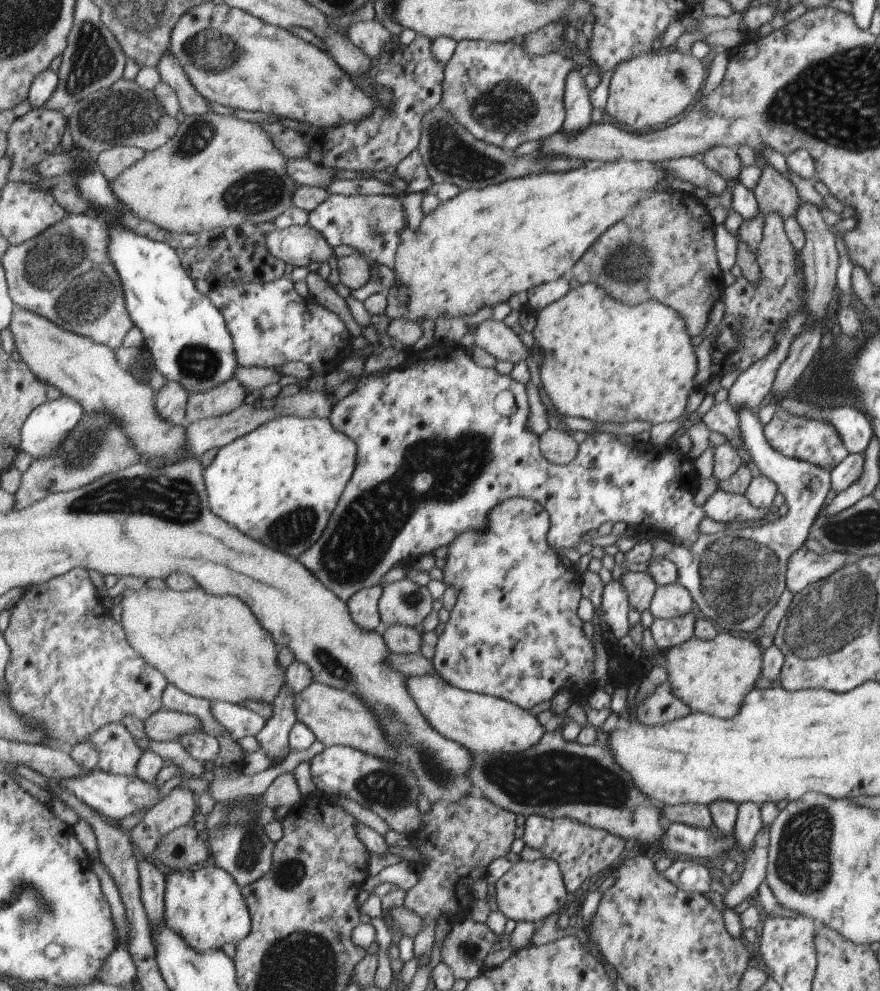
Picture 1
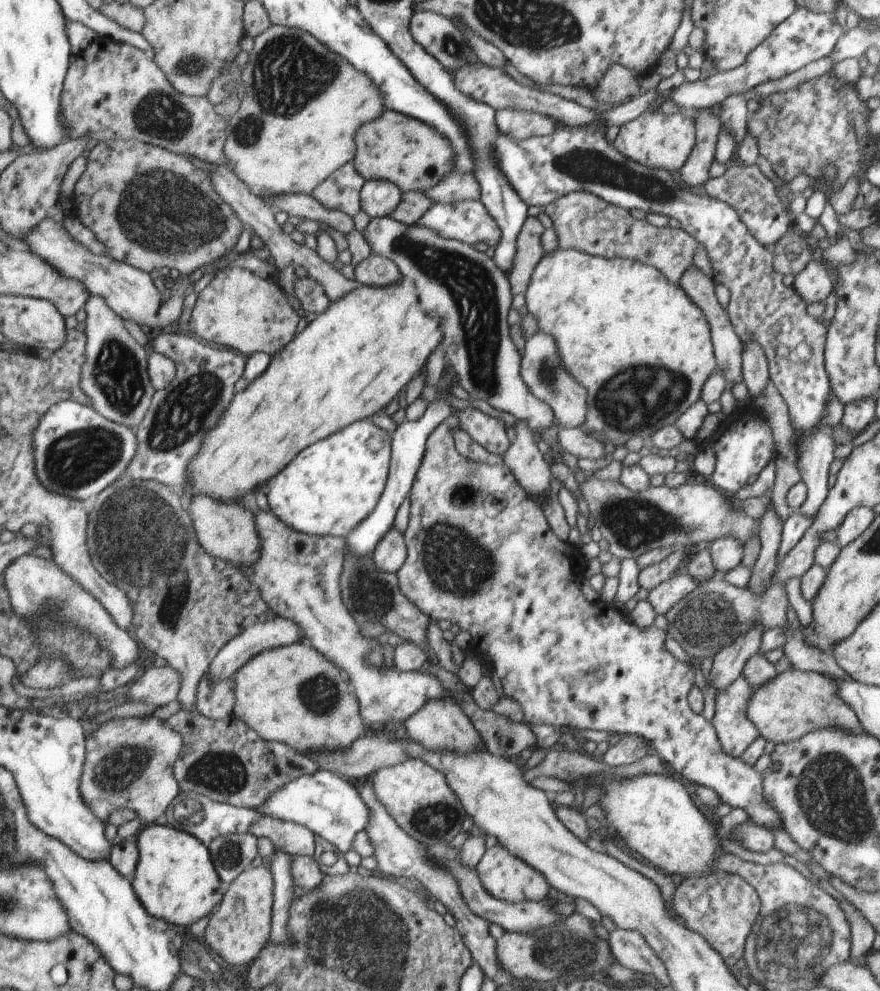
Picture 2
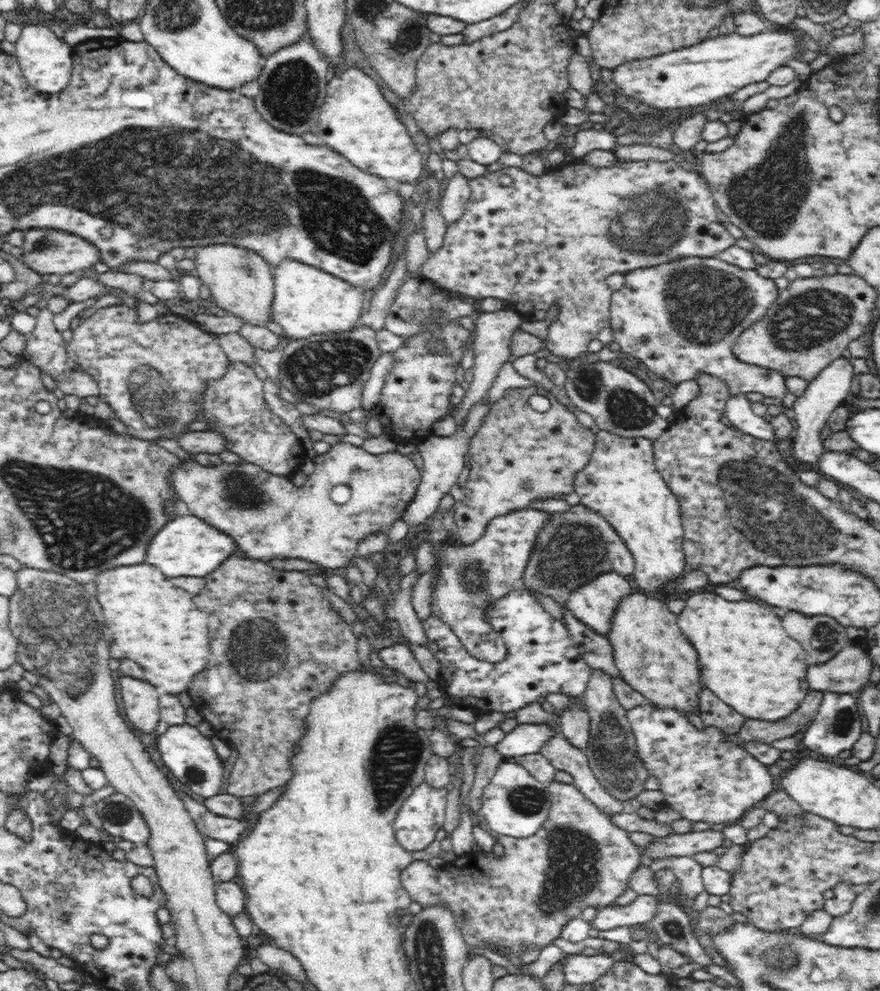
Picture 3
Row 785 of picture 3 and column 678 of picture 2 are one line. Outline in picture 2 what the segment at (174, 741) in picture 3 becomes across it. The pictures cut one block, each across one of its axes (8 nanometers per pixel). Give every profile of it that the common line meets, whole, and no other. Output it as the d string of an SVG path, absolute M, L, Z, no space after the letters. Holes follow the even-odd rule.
M564 126L557 128L552 134L527 139L512 139L497 130L496 139L490 148L490 156L496 163L498 172L501 172L505 181L511 185L512 190L529 209L544 208L547 204L573 192L589 192L604 202L627 211L637 209L673 218L679 222L680 228L685 233L695 237L704 245L709 262L712 264L711 280L713 283L723 285L729 291L729 302L724 312L737 339L743 345L754 341L760 347L768 365L768 378L787 406L788 420L795 434L794 466L799 472L800 482L806 487L806 498L799 510L804 515L815 516L828 497L828 469L834 460L833 452L837 446L829 429L831 426L827 425L823 430L817 428L825 416L827 400L830 400L833 394L833 390L829 390L830 378L826 370L823 370L823 342L826 342L825 332L828 330L807 313L806 302L800 294L791 286L783 284L782 275L773 269L771 248L762 245L740 220L736 210L724 201L701 196L695 192L685 192L687 188L681 186L677 178L668 171L645 167L636 161L631 161L619 153L615 146L607 144L604 132L595 126Z

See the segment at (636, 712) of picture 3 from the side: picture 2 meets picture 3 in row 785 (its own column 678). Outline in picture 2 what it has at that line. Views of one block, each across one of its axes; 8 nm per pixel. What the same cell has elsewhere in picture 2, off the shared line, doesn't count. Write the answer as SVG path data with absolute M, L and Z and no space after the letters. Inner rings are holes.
M452 413L434 429L434 432L429 434L419 471L415 474L410 494L407 497L410 501L410 508L408 519L405 522L406 530L402 533L407 556L400 571L395 574L401 594L416 608L419 608L419 611L428 617L431 622L448 620L449 623L456 624L461 631L467 631L471 638L481 640L479 642L479 650L485 646L485 649L490 652L492 672L501 681L504 696L508 696L515 701L515 704L519 705L525 725L530 727L543 724L547 725L547 727L556 726L559 729L567 726L577 728L577 730L636 735L645 740L650 750L660 758L661 762L669 764L677 773L677 776L693 784L711 788L719 797L720 803L728 804L731 809L744 809L748 815L748 820L752 824L765 828L767 831L777 830L778 828L783 829L784 824L780 814L764 800L762 795L762 773L757 772L753 766L744 764L739 757L728 756L722 746L719 746L718 738L715 738L716 730L713 730L715 726L711 726L703 716L693 713L691 708L687 706L689 692L693 688L693 670L691 670L689 663L683 664L683 662L675 660L665 650L665 631L661 630L661 628L656 628L653 624L646 628L637 628L635 624L627 622L615 610L613 604L599 600L594 602L583 600L583 596L579 594L579 582L582 582L581 578L583 578L581 572L586 570L586 561L582 554L571 545L567 546L565 542L561 542L551 532L542 509L535 505L524 490L520 488L519 484L516 483L516 478L512 476L512 472L507 465L502 462L491 465L475 463L457 452L454 448L452 433L455 433L458 429L461 429L458 422L458 414Z

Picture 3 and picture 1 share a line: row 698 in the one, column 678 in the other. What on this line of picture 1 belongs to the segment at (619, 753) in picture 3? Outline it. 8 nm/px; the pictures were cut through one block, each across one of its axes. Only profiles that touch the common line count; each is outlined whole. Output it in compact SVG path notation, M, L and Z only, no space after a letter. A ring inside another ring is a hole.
M675 582L670 585L657 587L647 608L652 618L669 620L691 613L693 601L684 586Z

